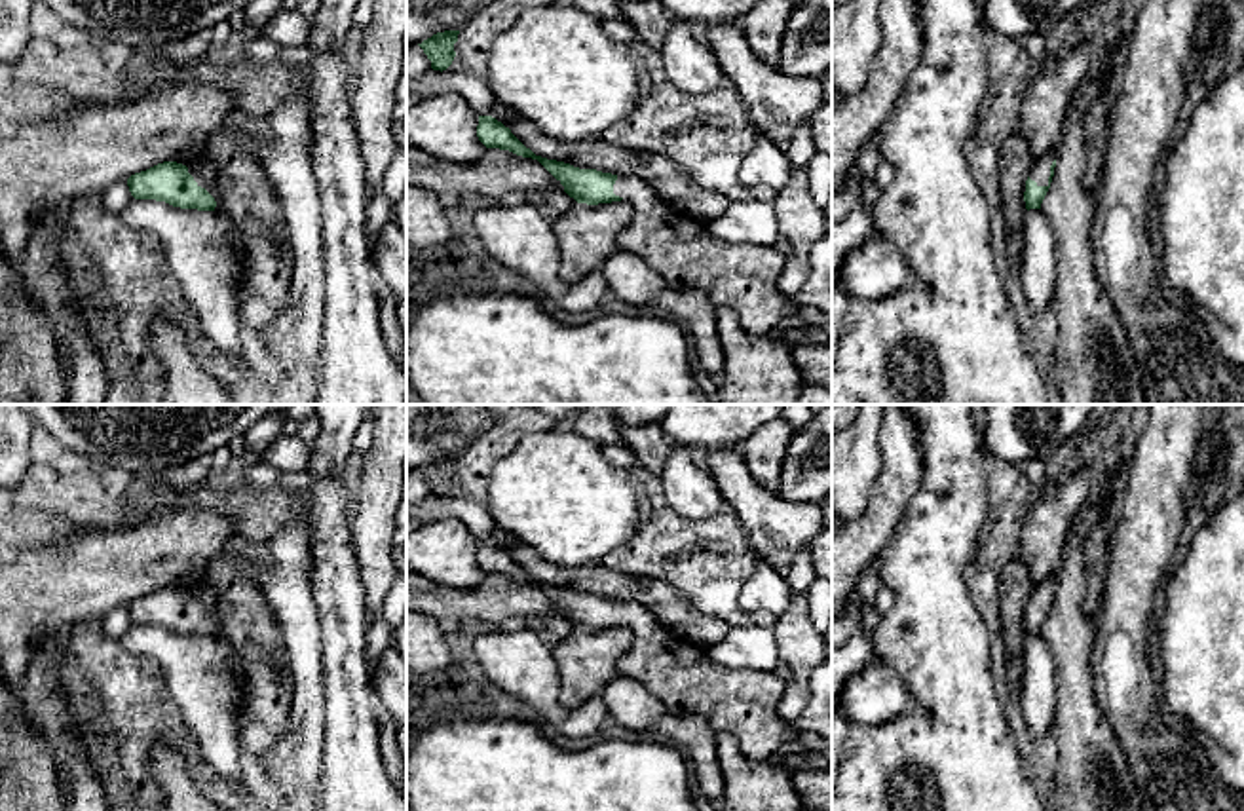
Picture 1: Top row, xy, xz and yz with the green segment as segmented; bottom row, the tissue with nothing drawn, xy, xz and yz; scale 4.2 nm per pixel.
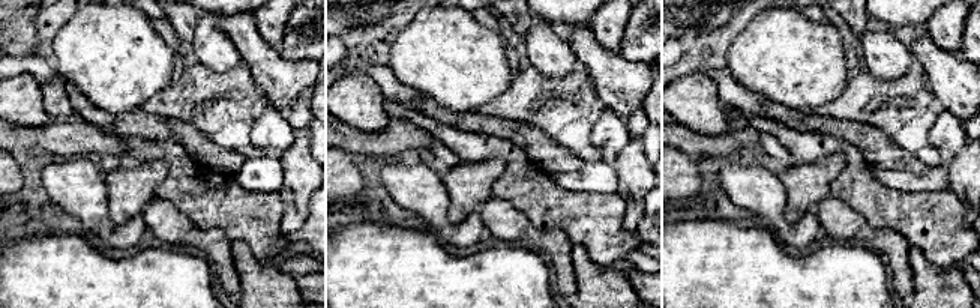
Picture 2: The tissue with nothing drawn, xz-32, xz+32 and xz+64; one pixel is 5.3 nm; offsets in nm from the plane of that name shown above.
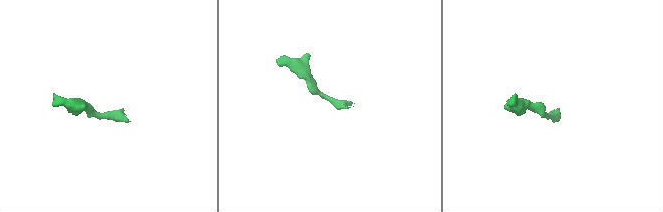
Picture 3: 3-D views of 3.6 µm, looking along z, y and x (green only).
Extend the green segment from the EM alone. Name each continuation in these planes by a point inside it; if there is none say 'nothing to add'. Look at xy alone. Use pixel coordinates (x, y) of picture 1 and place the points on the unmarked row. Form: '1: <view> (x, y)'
1: xy (204, 601)

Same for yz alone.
1: yz (1039, 597)

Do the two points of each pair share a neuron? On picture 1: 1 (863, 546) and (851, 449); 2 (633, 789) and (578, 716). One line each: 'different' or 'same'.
1: different
2: different

